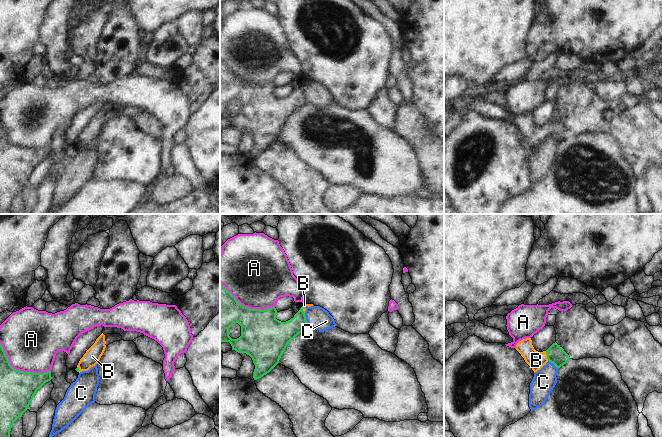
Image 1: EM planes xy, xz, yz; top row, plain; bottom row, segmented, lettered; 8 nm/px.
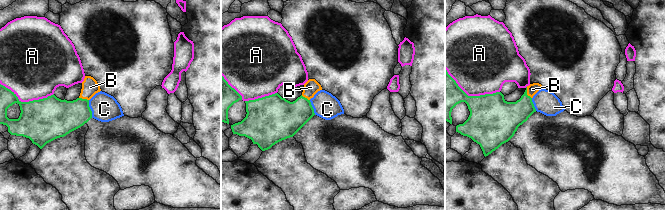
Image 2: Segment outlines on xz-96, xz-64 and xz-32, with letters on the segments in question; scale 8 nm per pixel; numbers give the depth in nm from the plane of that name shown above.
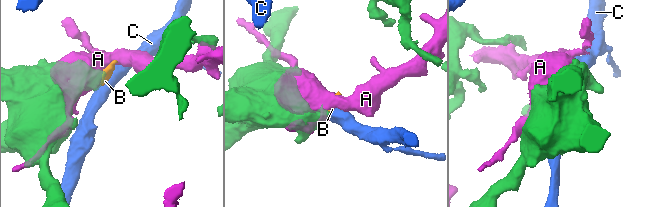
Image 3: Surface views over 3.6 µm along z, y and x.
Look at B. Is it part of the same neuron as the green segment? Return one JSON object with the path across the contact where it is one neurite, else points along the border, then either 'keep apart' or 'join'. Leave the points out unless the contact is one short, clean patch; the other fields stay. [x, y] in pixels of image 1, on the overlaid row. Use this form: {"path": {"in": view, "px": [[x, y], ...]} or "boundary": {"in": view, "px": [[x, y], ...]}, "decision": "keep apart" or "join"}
{"path": {"in": "yz", "px": [[555, 354], [547, 356], [536, 360]]}, "decision": "join"}

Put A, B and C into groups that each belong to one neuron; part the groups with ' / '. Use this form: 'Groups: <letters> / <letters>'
Groups: A / B / C.

